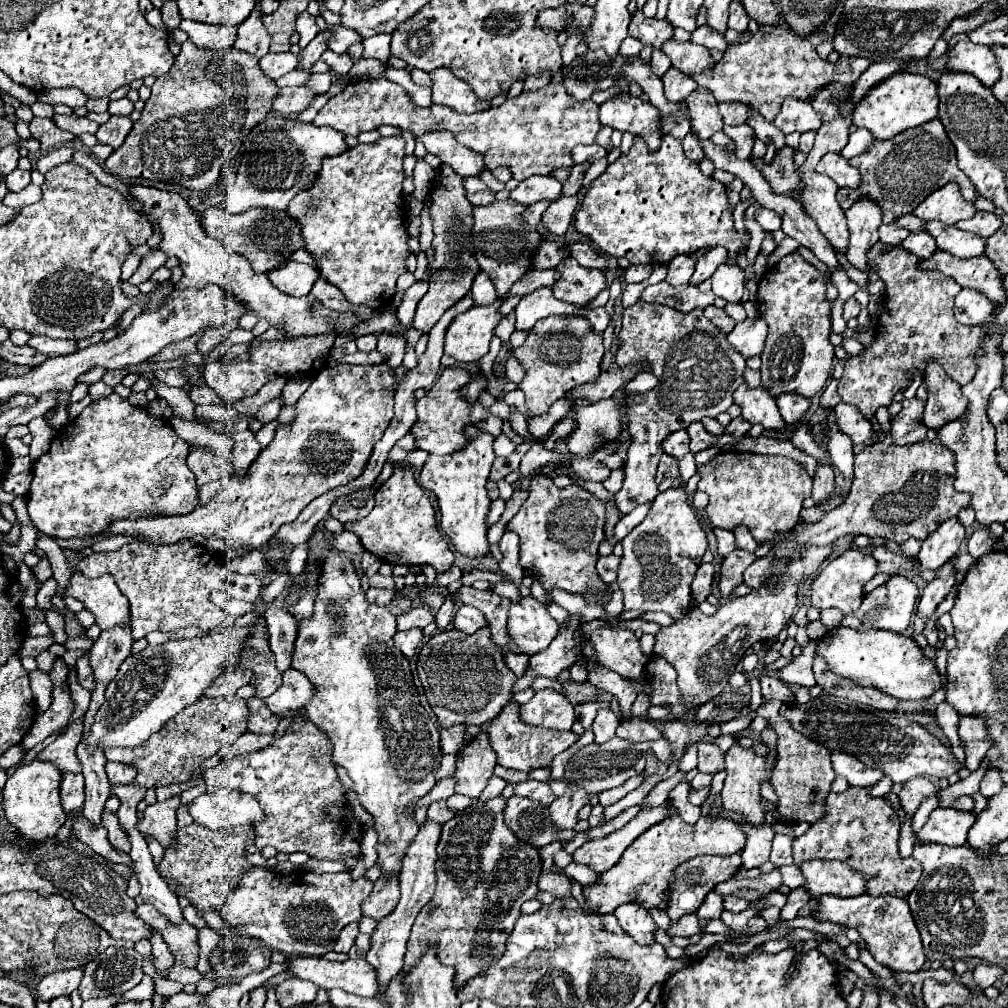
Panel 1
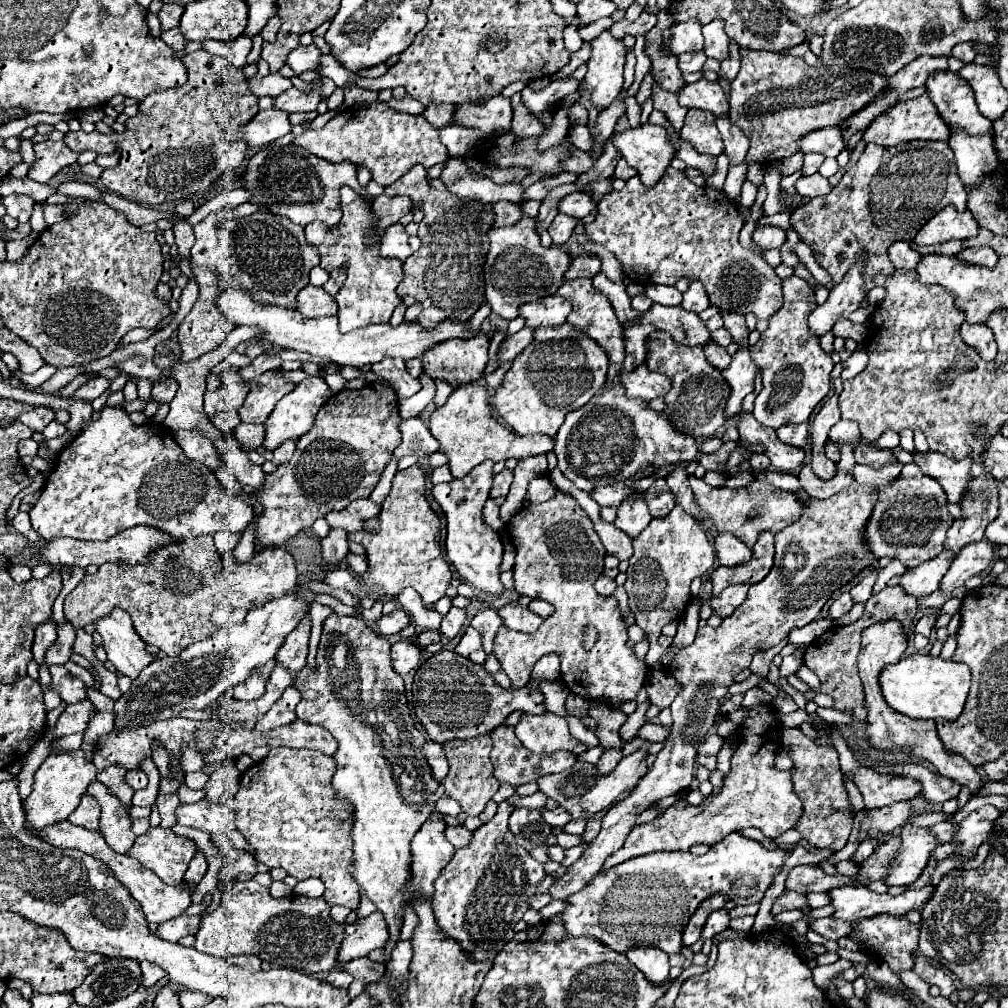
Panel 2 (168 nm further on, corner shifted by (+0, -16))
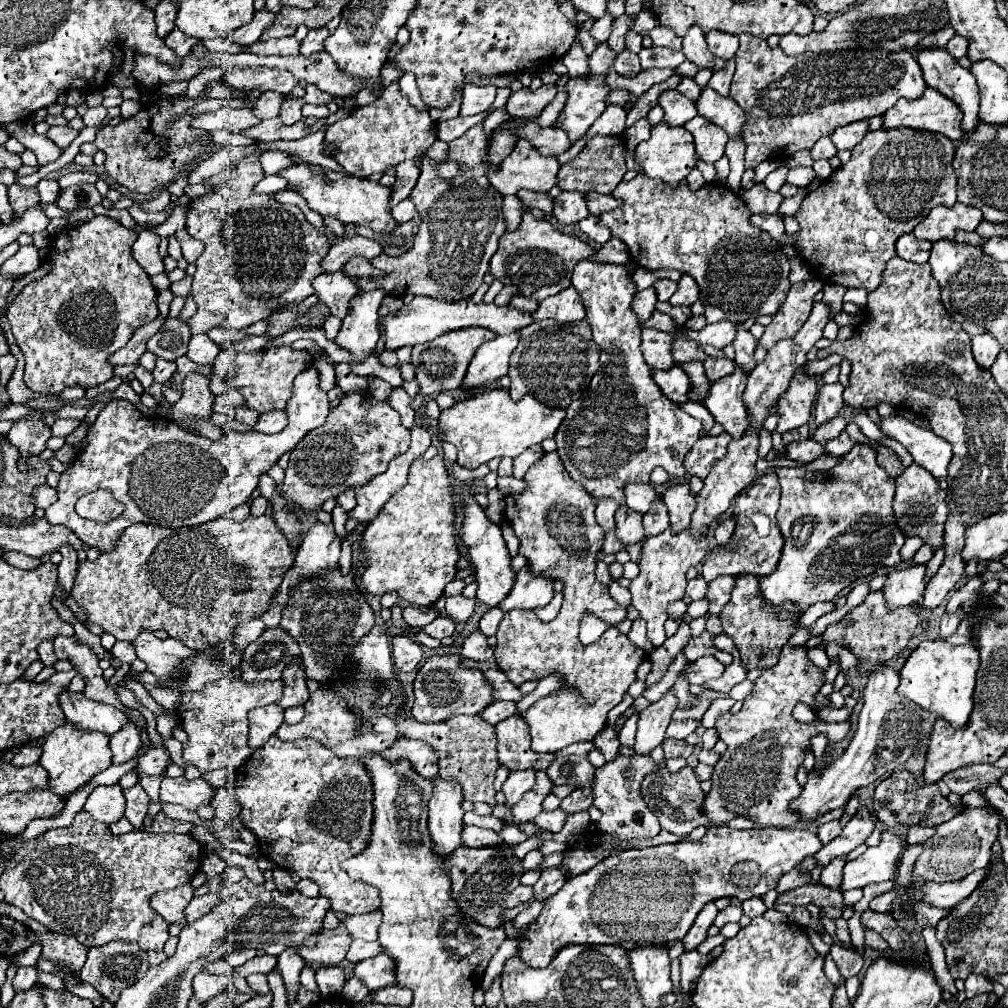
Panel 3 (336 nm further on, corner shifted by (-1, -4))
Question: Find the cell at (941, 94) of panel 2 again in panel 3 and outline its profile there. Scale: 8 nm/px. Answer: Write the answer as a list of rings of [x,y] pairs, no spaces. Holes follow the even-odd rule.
[[[923,48],[917,52],[917,62],[923,70],[923,78],[927,82],[927,86],[939,90],[943,96],[955,100],[955,104],[963,110],[963,130],[965,134],[971,134],[979,120],[977,120],[977,112],[979,112],[979,92],[977,92],[977,84],[975,84],[975,76],[971,76],[971,72],[967,68],[963,68],[945,48]]]

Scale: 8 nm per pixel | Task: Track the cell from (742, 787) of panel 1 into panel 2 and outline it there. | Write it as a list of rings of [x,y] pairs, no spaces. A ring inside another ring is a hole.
[[[766,704],[750,708],[738,728],[738,748],[732,756],[732,770],[726,776],[720,794],[704,798],[700,806],[690,806],[684,800],[678,800],[652,822],[634,826],[626,844],[606,860],[604,868],[608,870],[630,858],[658,850],[688,850],[694,844],[712,846],[724,836],[748,826],[762,830],[768,838],[776,838],[782,832],[794,828],[798,816],[802,814],[802,802],[792,790],[790,774],[772,768],[774,756],[780,748],[778,736],[780,724],[776,720],[776,710]]]

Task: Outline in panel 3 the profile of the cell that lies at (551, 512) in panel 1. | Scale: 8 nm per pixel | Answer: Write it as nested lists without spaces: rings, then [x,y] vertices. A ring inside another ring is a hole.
[[[557,452],[543,454],[531,470],[525,474],[527,488],[521,494],[509,494],[505,498],[505,514],[507,520],[511,522],[511,528],[515,530],[517,538],[521,540],[519,554],[523,554],[529,560],[529,566],[539,572],[547,574],[549,578],[561,580],[565,584],[565,600],[561,606],[561,612],[555,620],[551,622],[541,622],[534,611],[513,609],[506,612],[503,622],[499,624],[497,630],[497,646],[495,646],[495,658],[499,668],[507,674],[507,678],[513,684],[523,684],[529,680],[539,680],[541,676],[547,674],[559,674],[561,685],[575,685],[574,690],[557,690],[553,694],[539,698],[527,712],[525,712],[525,722],[531,728],[531,738],[533,738],[533,750],[535,752],[557,752],[569,744],[575,742],[591,742],[597,732],[601,732],[607,724],[607,712],[621,702],[621,696],[627,692],[631,682],[637,678],[635,670],[637,666],[645,660],[645,652],[633,642],[621,634],[617,628],[605,630],[605,638],[599,642],[593,642],[583,648],[579,642],[579,620],[583,618],[585,612],[595,614],[599,620],[607,624],[619,624],[625,616],[627,610],[621,608],[607,592],[607,586],[595,580],[595,564],[597,564],[597,554],[601,552],[603,544],[603,528],[595,520],[595,498],[591,498],[579,484],[567,476],[567,470],[563,468],[563,462],[559,460]]]

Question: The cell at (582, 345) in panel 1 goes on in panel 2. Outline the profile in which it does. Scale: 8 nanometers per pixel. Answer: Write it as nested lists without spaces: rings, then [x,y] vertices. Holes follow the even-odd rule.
[[[546,326],[534,332],[534,342],[514,358],[502,386],[494,394],[494,408],[520,436],[544,434],[554,438],[564,416],[582,408],[604,386],[608,354],[592,338],[576,332],[562,334],[560,326]]]

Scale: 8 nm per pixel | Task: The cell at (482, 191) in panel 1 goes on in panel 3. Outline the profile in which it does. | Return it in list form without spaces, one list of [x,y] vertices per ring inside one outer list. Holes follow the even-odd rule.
[[[519,192],[517,194],[521,198],[523,204],[531,206],[531,208],[539,208],[545,212],[545,216],[553,216],[553,198],[549,194],[541,194],[541,192]]]

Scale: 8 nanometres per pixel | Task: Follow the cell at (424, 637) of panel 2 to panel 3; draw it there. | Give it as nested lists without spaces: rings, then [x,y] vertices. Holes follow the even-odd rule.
[[[439,616],[439,620],[433,620],[433,624],[425,626],[423,632],[429,634],[431,638],[443,640],[447,636],[453,636],[453,632],[455,632],[455,620],[451,620],[449,616],[447,618],[445,616]]]

